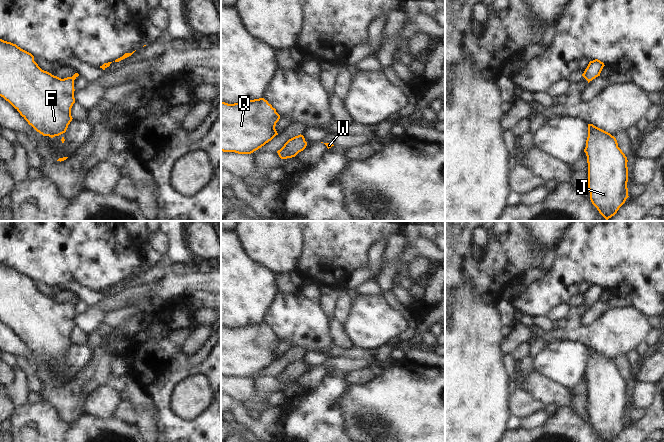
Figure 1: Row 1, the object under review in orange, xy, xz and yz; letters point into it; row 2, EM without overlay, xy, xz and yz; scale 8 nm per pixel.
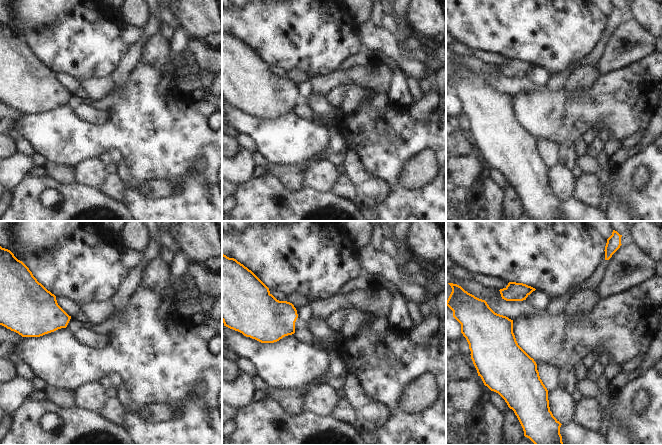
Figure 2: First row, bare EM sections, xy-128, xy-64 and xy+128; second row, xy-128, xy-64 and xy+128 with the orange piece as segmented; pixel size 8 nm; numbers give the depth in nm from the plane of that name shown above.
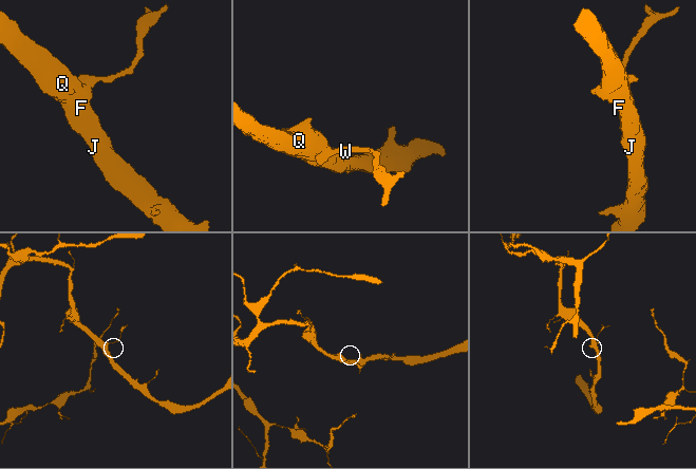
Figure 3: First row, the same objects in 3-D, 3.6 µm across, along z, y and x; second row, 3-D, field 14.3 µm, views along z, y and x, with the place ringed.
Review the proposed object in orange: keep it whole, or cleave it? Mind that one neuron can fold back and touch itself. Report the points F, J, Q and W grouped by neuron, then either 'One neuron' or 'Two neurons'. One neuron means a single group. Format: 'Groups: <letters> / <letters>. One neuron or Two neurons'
Groups: F J Q W. One neuron.

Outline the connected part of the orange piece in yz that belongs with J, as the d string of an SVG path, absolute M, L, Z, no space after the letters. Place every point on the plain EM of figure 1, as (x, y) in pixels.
M588 348L588 361L584 376L588 387L590 424L604 442L611 442L629 421L627 381L618 371L614 360L593 348Z

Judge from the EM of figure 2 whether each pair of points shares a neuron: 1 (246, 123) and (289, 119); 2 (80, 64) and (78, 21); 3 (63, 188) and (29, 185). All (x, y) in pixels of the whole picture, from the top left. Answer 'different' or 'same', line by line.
1: same
2: same
3: same

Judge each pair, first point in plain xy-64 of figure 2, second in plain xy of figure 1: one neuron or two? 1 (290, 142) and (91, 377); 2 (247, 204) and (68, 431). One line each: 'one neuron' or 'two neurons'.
1: two neurons
2: one neuron

